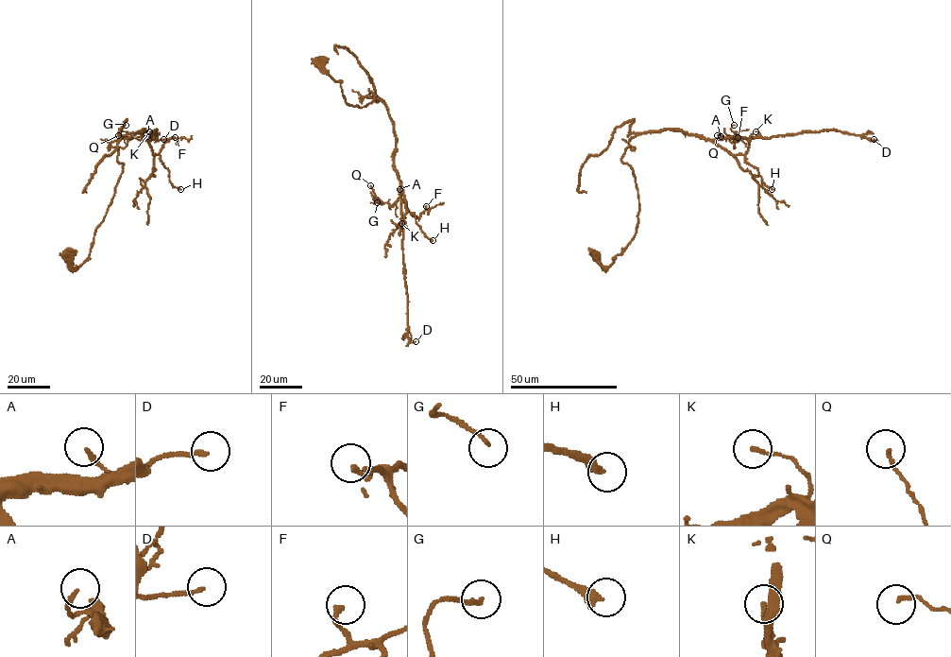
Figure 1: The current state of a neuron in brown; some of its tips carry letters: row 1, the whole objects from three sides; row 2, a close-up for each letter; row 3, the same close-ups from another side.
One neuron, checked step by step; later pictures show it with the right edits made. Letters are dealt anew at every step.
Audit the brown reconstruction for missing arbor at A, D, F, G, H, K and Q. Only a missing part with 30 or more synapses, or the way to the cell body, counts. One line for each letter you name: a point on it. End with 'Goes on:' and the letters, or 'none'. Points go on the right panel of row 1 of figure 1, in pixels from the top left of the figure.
Goes on: none

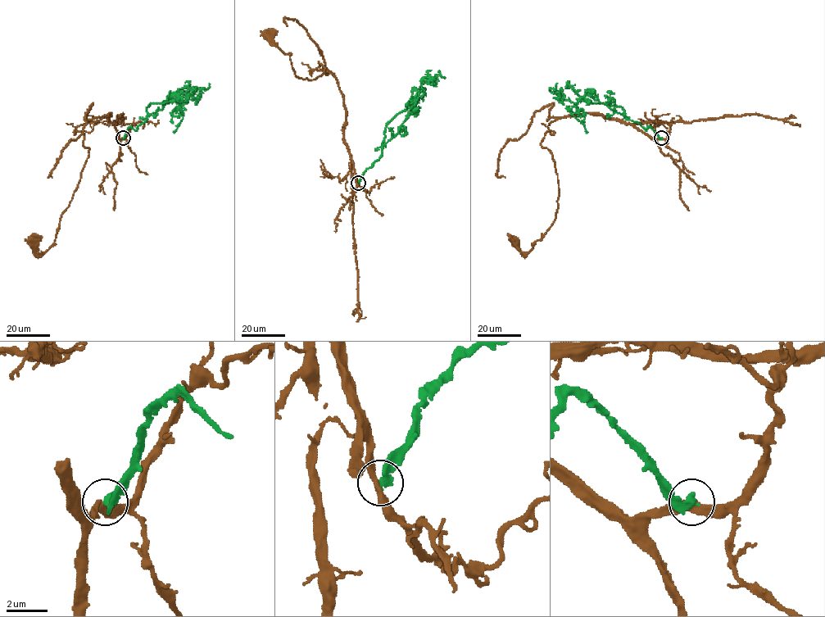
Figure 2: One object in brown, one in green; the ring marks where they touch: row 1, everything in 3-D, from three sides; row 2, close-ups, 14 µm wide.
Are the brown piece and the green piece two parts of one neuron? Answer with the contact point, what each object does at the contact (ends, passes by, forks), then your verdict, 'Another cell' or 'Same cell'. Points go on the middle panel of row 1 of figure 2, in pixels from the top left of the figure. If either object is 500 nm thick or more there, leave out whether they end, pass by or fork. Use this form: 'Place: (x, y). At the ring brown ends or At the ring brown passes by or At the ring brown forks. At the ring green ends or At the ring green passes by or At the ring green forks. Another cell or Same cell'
Place: (358, 183). At the ring brown passes by. At the ring green ends. Another cell

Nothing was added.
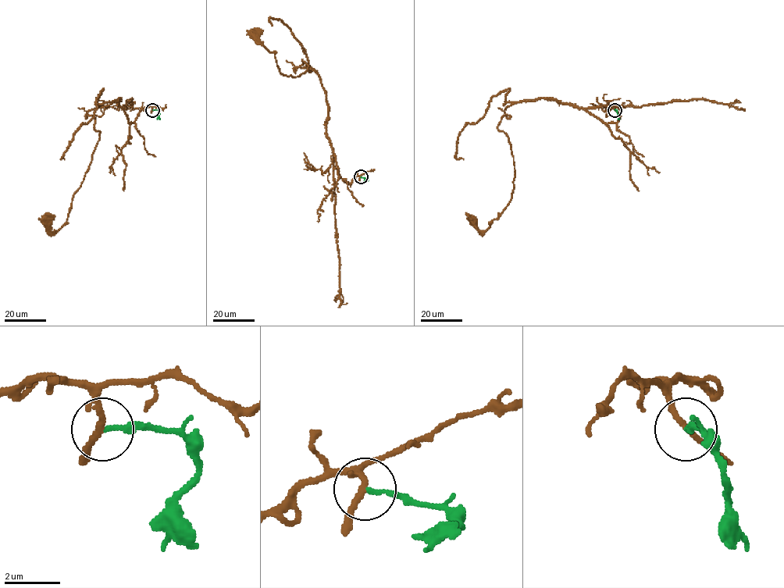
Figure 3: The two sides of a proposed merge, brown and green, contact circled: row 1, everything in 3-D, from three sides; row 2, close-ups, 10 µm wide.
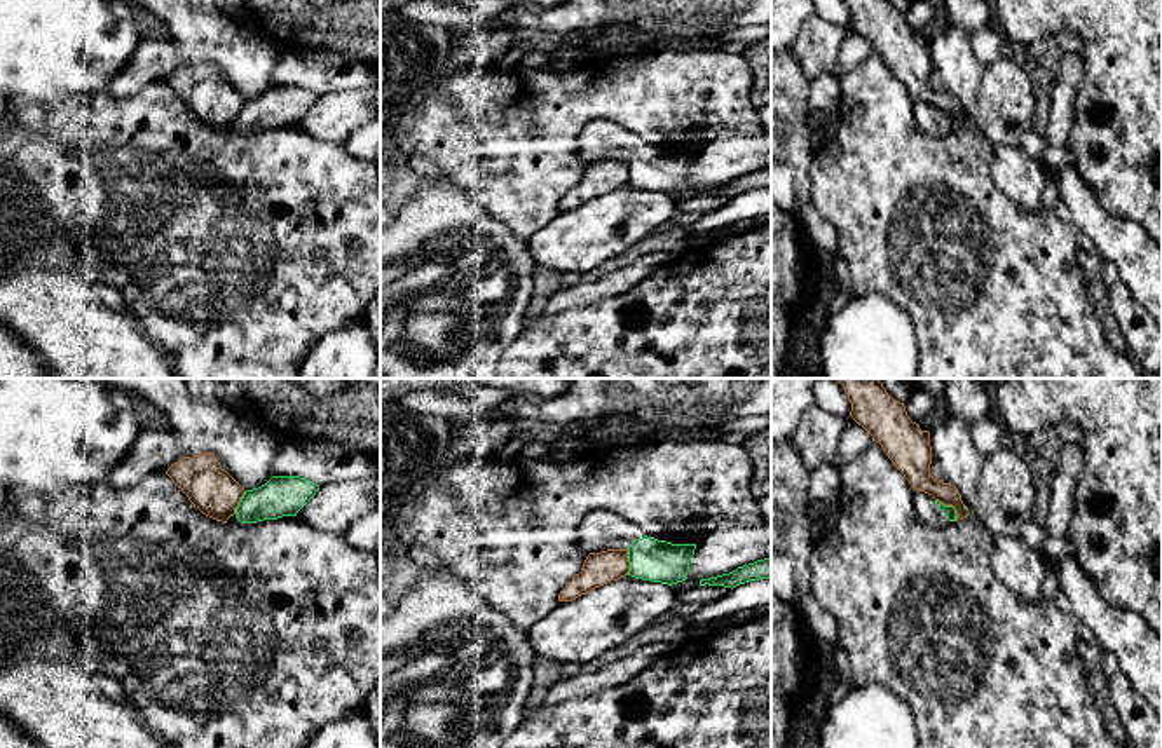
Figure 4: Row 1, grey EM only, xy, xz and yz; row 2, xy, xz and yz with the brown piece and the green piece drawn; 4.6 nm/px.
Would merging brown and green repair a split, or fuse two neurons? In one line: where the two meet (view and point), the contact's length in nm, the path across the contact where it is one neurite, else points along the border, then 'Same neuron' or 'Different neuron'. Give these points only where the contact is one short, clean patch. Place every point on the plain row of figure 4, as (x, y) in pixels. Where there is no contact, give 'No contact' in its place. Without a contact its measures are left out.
Touches brown at yz (951, 114). Shared border 140 nm. Boundary: yz (936, 108), (950, 114), (955, 119), (956, 129). Different neuron

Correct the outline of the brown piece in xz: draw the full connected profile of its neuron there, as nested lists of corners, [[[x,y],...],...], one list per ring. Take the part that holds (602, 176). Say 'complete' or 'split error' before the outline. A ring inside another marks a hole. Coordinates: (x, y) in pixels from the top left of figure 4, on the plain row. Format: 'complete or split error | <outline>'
complete | [[[607,159],[590,162],[581,181],[565,194],[558,204],[558,211],[572,211],[605,192],[618,190],[630,181],[628,159]]]

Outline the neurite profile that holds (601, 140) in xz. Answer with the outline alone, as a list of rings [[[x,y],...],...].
[[[591,120],[579,134],[579,155],[584,162],[626,159],[628,185],[661,194],[687,188],[696,153],[672,153],[647,146],[640,136],[607,120]]]

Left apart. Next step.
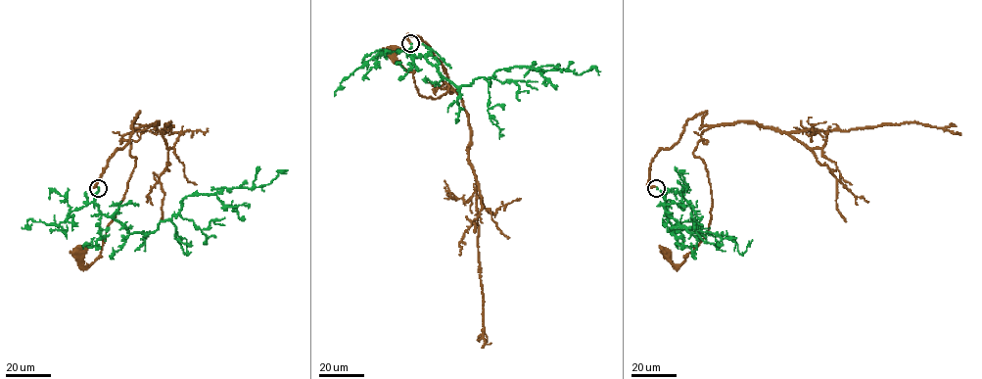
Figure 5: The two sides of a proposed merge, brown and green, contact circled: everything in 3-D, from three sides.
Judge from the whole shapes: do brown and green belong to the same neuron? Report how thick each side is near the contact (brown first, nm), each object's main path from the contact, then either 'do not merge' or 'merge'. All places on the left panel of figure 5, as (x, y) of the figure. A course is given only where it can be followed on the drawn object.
calibres 260 and 440 nm; course brown (97, 187), (138, 112), (134, 127), (148, 126), (121, 137), (135, 167), (100, 256), (84, 265), (78, 253); course green (98, 187), (95, 204), (102, 213), (130, 233), (146, 234), (175, 215), (188, 196), (254, 188), (286, 173); merge

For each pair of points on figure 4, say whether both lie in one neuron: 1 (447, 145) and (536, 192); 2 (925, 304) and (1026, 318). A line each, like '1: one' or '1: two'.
1: one
2: one

